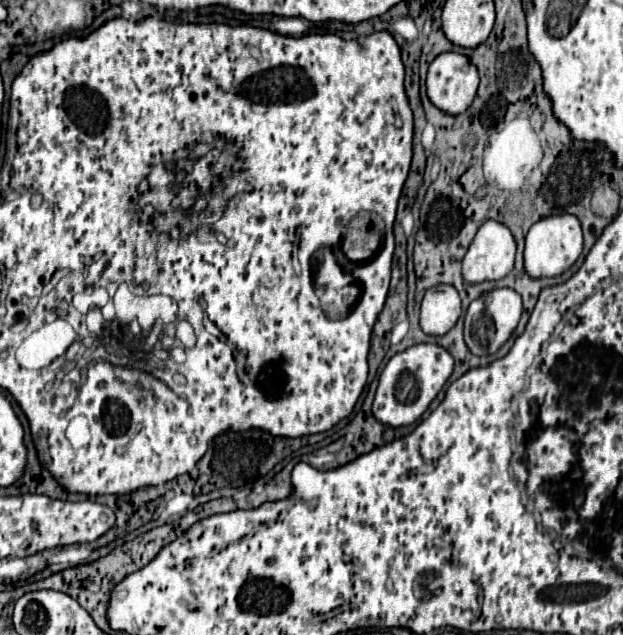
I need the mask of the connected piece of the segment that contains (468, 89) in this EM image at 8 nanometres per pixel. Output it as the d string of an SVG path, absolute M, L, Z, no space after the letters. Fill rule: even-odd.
M444 52L428 68L426 92L430 102L450 114L460 116L470 108L478 90L478 70L462 54Z

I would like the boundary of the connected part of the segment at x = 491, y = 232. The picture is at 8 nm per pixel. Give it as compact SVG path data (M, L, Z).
M488 220L478 230L462 260L462 278L468 284L502 280L514 266L514 254L516 242L512 232L504 224Z

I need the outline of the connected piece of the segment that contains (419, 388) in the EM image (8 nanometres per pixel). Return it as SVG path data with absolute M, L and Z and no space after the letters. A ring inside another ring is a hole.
M416 344L404 352L398 352L394 358L390 358L384 372L380 374L378 390L372 404L374 418L380 424L392 428L414 424L426 412L436 394L442 390L452 370L454 370L454 358L442 346Z

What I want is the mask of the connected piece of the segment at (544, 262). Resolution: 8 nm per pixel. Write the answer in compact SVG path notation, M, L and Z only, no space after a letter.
M558 214L536 222L526 234L524 268L530 278L554 278L564 274L582 254L582 228L576 216Z

